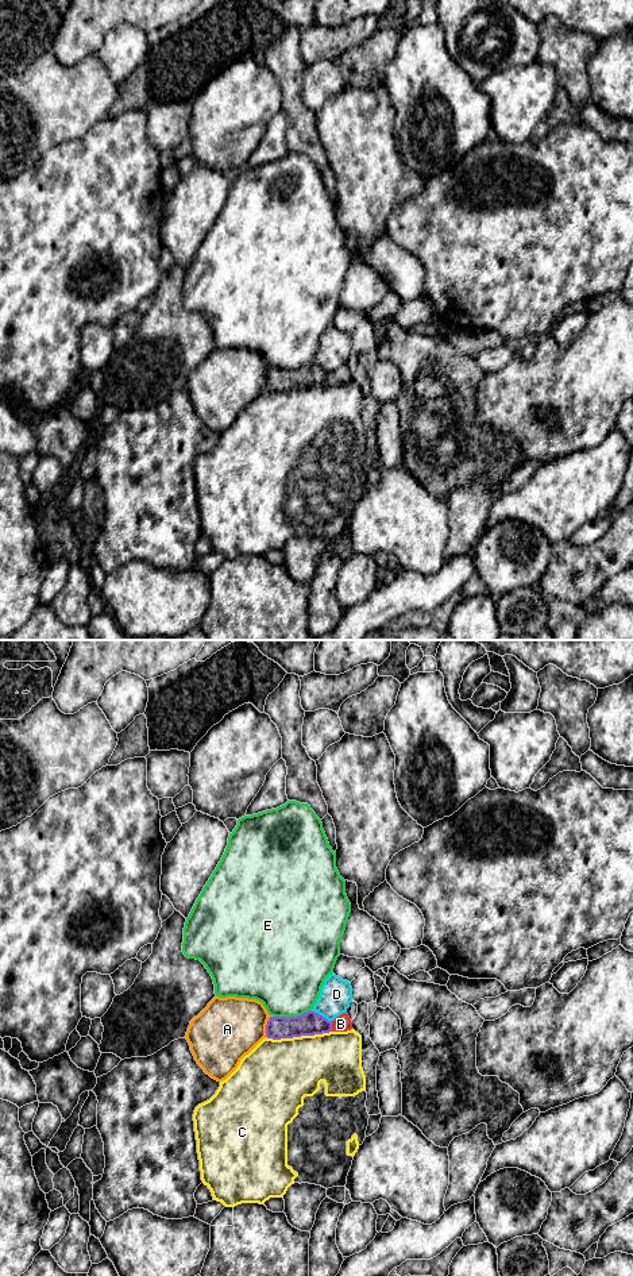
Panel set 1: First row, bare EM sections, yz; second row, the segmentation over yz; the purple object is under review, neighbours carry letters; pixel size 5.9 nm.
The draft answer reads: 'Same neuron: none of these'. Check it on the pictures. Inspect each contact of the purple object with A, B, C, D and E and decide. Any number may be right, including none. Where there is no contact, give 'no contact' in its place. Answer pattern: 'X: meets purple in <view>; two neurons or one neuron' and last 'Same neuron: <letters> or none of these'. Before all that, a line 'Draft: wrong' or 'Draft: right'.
Draft: wrong
A: meets purple in yz; two neurons
B: meets purple in yz; one neuron
C: meets purple in yz; two neurons
D: meets purple in yz; two neurons
E: meets purple in yz; two neurons
Same neuron: B

